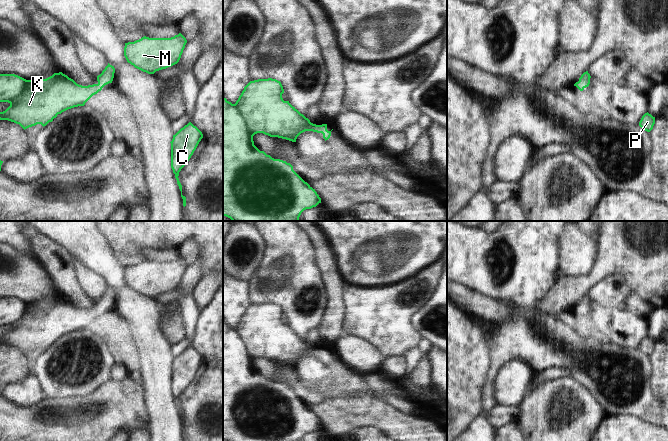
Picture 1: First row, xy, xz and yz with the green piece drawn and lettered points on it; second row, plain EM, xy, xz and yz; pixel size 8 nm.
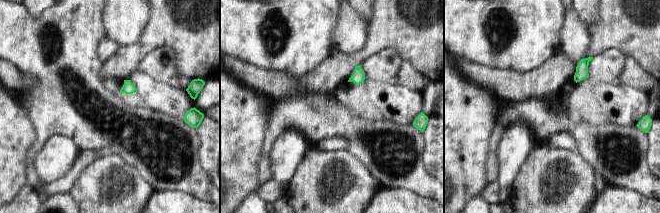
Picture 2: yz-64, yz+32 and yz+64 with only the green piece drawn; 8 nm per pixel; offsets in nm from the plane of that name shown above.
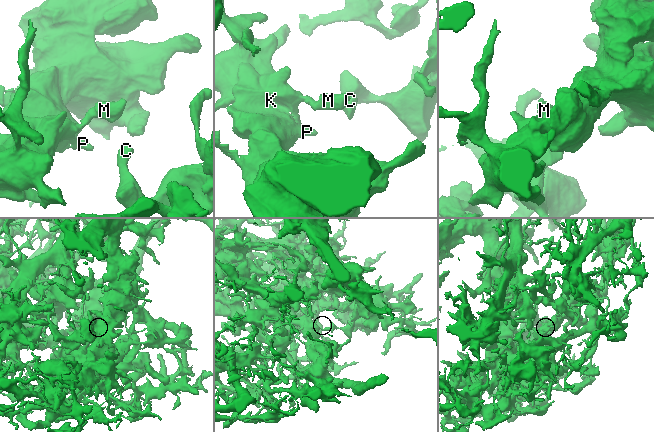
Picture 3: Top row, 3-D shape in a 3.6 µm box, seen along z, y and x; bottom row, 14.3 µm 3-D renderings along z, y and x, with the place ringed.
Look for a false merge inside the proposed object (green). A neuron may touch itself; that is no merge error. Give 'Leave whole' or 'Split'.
Leave whole

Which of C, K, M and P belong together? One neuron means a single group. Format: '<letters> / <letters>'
C K M P

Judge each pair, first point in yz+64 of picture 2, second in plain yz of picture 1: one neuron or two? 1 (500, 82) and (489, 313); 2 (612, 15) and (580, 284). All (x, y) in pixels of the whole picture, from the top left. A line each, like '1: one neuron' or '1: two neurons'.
1: one neuron
2: one neuron

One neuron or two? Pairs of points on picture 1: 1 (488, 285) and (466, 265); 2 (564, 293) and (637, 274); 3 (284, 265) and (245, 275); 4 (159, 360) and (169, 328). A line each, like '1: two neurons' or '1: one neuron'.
1: one neuron
2: one neuron
3: two neurons
4: two neurons

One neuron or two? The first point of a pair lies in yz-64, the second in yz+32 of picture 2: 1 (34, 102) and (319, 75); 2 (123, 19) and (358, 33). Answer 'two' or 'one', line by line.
1: two
2: one

